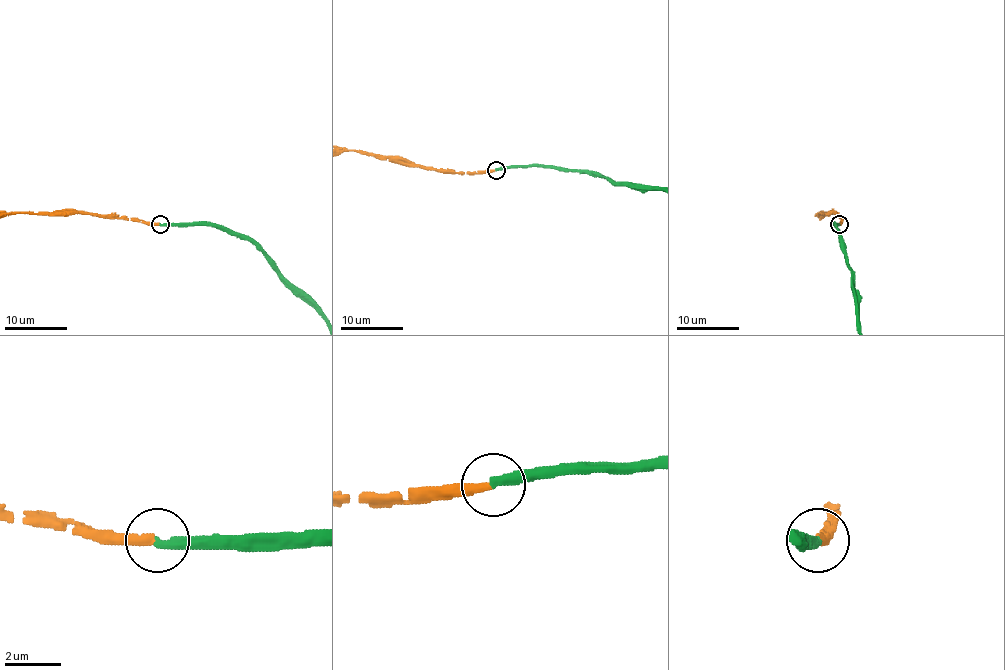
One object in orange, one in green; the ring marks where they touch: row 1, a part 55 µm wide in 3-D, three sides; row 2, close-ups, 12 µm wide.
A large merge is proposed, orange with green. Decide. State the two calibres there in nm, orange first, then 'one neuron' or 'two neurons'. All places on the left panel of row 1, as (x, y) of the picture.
320/360 nm | one neuron

